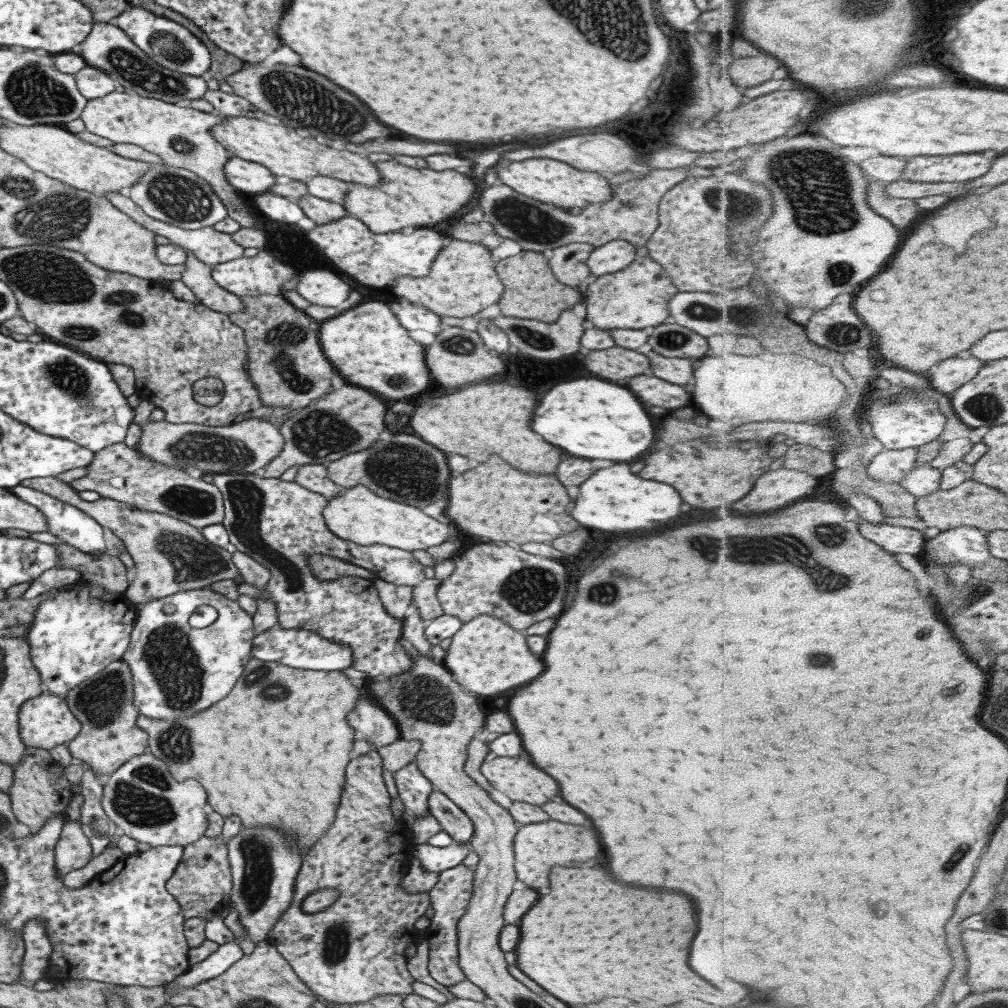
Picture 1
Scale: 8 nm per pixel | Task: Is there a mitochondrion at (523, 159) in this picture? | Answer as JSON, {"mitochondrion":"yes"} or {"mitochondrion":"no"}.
{"mitochondrion":"no"}

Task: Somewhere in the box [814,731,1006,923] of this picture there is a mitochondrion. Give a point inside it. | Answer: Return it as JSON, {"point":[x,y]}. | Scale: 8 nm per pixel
{"point":[950,863]}

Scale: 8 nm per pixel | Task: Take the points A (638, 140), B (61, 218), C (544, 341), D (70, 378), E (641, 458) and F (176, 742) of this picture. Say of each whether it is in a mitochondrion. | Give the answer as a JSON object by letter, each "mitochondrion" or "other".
{"A":"other","B":"mitochondrion","C":"mitochondrion","D":"mitochondrion","E":"other","F":"mitochondrion"}

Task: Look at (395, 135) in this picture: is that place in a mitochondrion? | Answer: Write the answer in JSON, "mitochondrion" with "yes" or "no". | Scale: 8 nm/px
{"mitochondrion":"no"}

